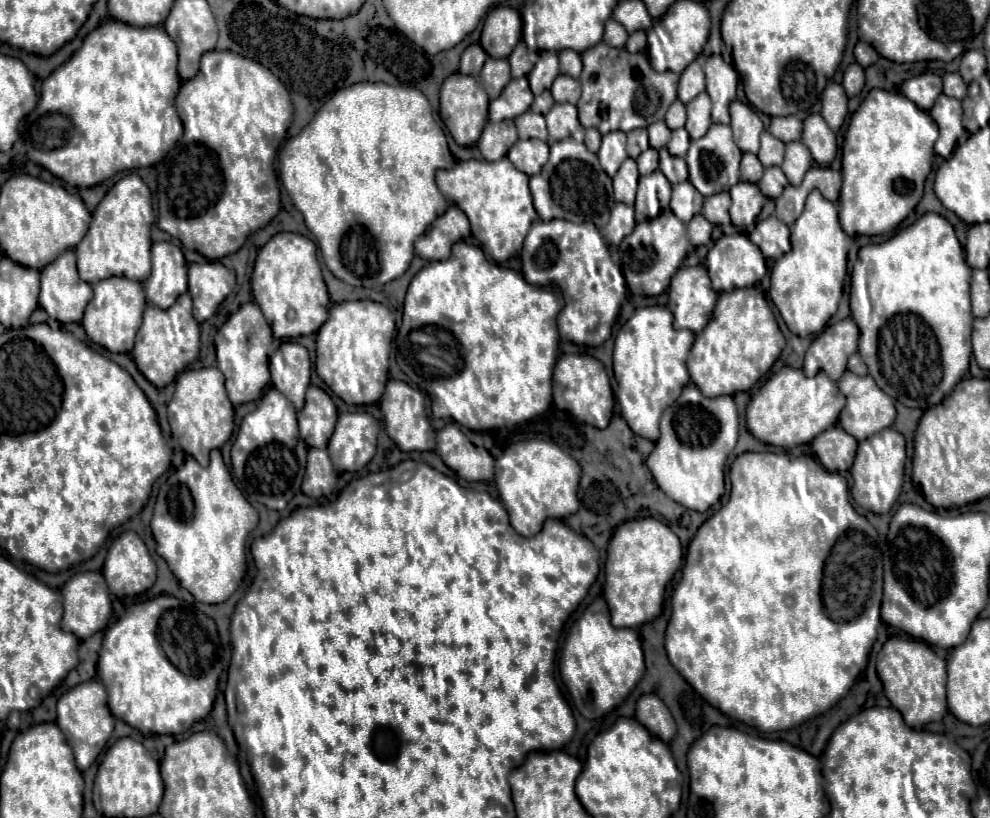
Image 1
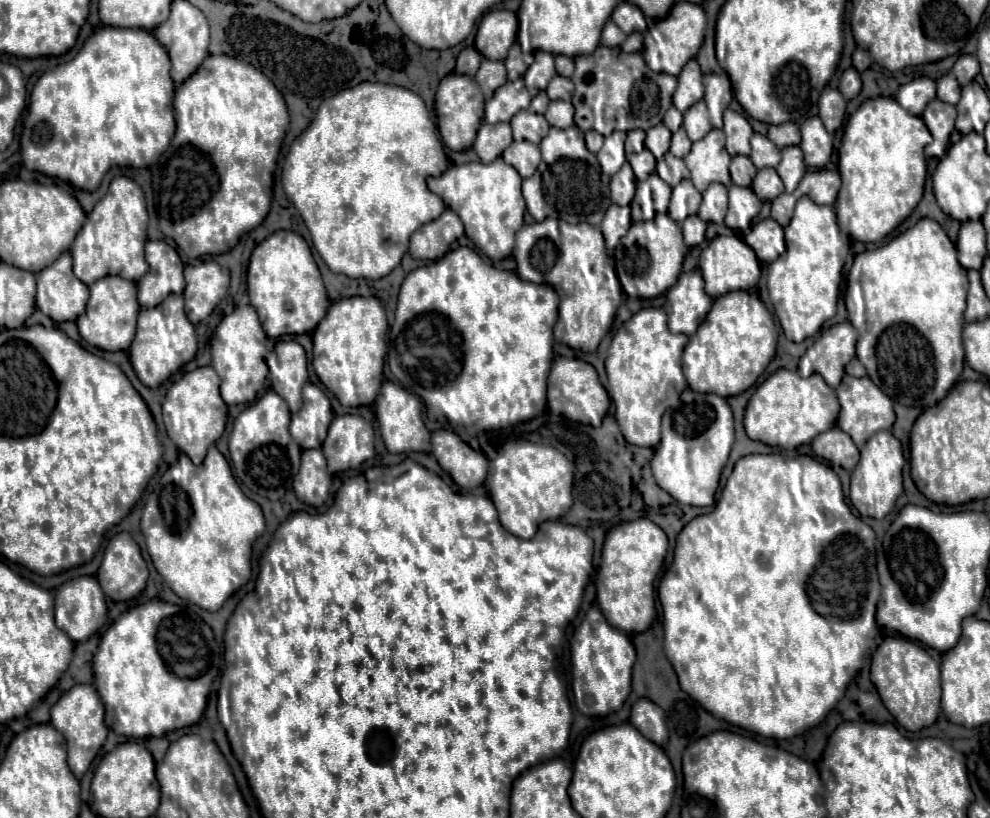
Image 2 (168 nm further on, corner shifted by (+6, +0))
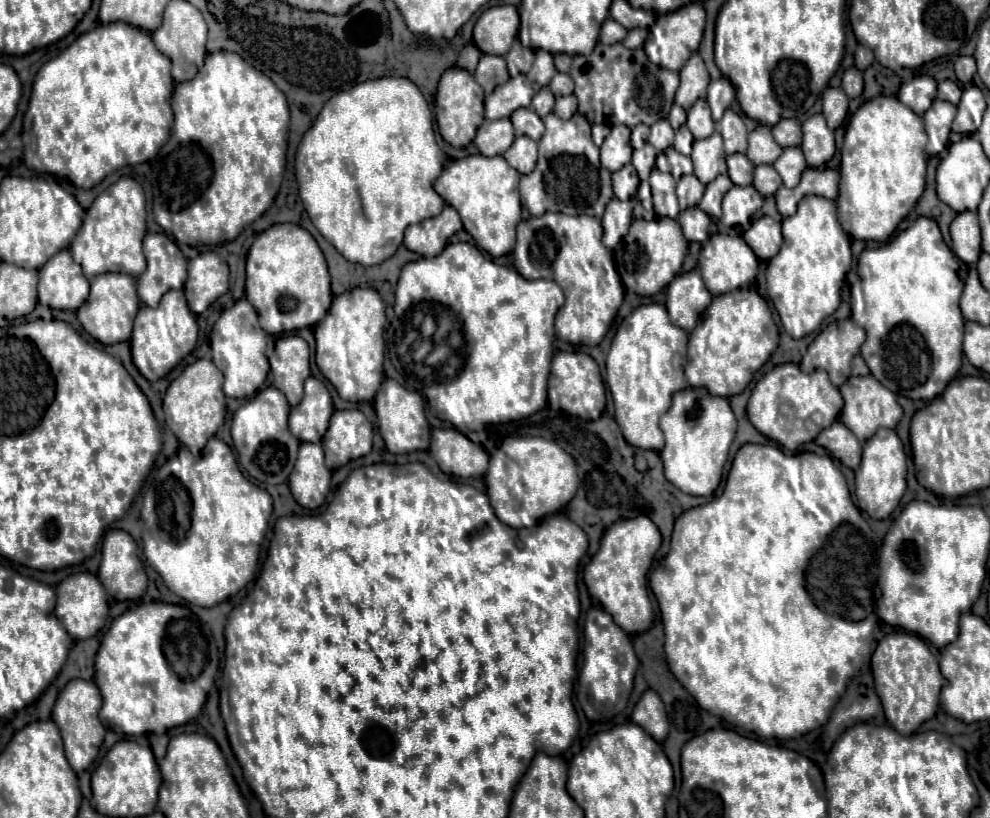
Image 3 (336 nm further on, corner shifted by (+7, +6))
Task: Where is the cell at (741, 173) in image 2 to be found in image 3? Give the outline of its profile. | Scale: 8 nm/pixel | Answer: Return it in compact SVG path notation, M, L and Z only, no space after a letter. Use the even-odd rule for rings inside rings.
M733 153L727 157L729 177L735 185L751 185L753 181L753 163L743 153Z

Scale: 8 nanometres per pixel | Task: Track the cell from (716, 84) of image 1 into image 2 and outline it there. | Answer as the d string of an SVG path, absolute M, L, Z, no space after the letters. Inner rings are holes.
M710 73L710 75L704 75L704 87L706 87L704 103L708 105L712 127L722 129L722 113L732 101L730 79L728 79L728 75Z

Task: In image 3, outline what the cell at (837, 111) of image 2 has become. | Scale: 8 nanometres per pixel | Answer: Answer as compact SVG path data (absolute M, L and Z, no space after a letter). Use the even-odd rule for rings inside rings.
M827 87L821 93L821 99L823 99L823 115L827 119L829 129L837 129L847 117L849 97L845 97L843 89L839 87Z

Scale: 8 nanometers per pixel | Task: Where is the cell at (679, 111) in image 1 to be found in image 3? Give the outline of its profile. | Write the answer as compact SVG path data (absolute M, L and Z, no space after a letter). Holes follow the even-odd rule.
M673 105L673 109L671 109L671 113L669 113L669 123L673 125L673 129L677 131L683 123L685 123L685 119L687 119L687 115L685 115L685 109L681 109L679 105Z

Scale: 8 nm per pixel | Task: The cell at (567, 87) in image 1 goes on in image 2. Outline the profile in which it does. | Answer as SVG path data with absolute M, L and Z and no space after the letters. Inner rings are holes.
M556 75L552 77L552 81L548 83L548 89L546 89L548 97L550 99L562 99L562 101L570 101L572 95L574 95L574 83L562 75Z

